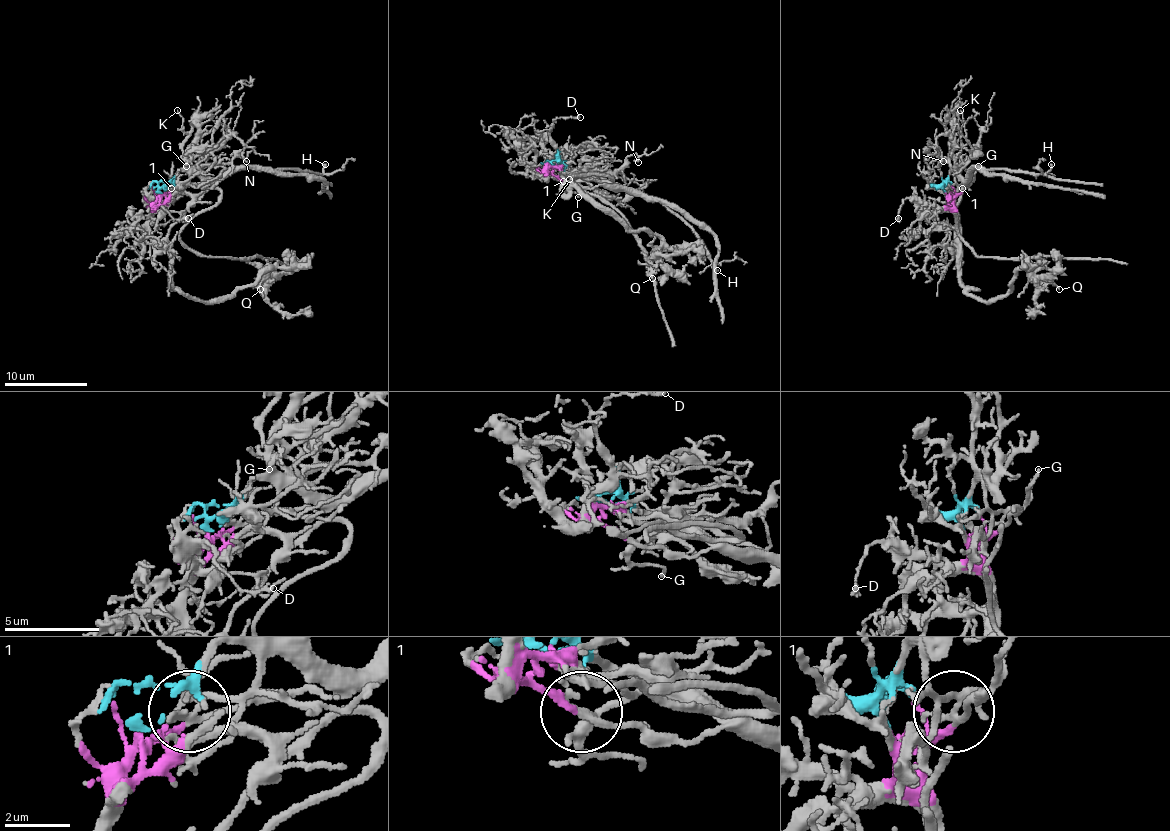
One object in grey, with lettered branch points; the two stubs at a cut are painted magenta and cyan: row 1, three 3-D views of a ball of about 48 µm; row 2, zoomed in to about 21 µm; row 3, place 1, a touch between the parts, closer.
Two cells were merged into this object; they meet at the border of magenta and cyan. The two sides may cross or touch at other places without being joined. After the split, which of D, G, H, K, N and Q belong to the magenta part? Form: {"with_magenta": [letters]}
{"with_magenta": ["D", "Q"]}

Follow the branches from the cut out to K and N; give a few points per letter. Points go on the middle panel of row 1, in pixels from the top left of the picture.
K: (545, 170), (547, 164), (576, 168), (574, 179), (578, 177), (574, 181), (570, 179)
N: (545, 170), (547, 164), (561, 164), (590, 175), (615, 172), (624, 160), (636, 156), (634, 160), (638, 162)

